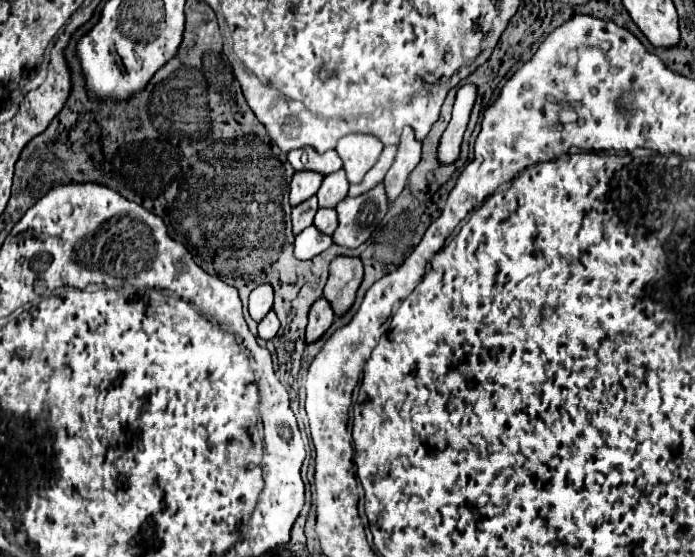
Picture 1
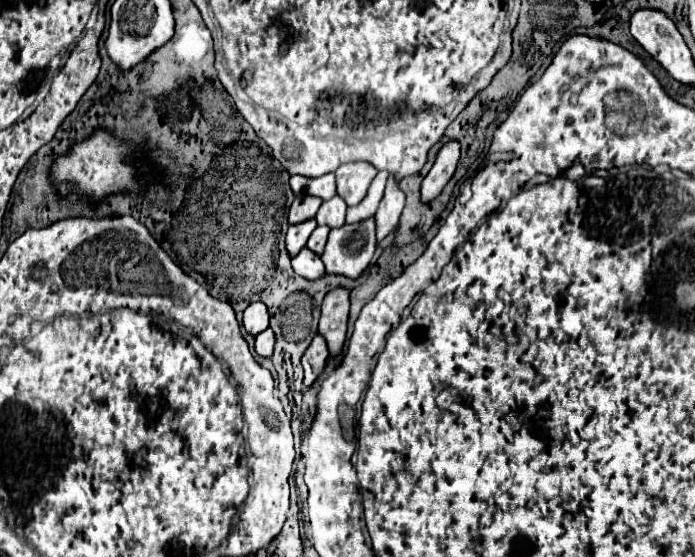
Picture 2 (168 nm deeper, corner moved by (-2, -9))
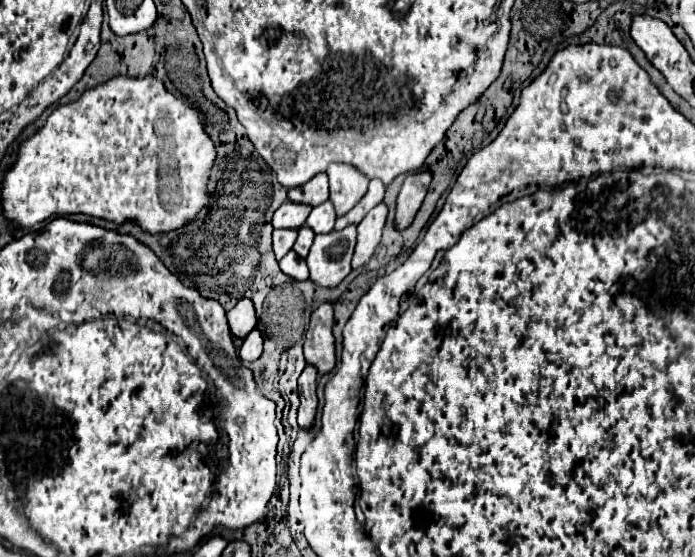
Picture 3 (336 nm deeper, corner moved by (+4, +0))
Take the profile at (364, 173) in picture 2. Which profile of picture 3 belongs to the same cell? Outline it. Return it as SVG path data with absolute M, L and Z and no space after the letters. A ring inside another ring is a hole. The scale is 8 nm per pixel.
M333 162L327 168L327 176L329 176L329 188L331 188L329 200L333 202L335 212L339 216L351 210L367 192L369 178L365 178L365 174L359 174L355 166Z

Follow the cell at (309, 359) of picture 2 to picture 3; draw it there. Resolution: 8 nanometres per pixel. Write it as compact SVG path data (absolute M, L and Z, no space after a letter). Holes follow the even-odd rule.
M305 366L305 370L299 376L299 426L309 428L315 418L315 408L317 408L317 396L315 396L315 380L317 380L317 368L315 366Z

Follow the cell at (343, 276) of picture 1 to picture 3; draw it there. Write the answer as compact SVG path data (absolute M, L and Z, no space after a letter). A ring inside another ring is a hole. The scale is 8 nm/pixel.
M323 302L313 314L305 332L305 360L317 366L319 374L331 372L335 366L335 338L333 338L333 304Z

